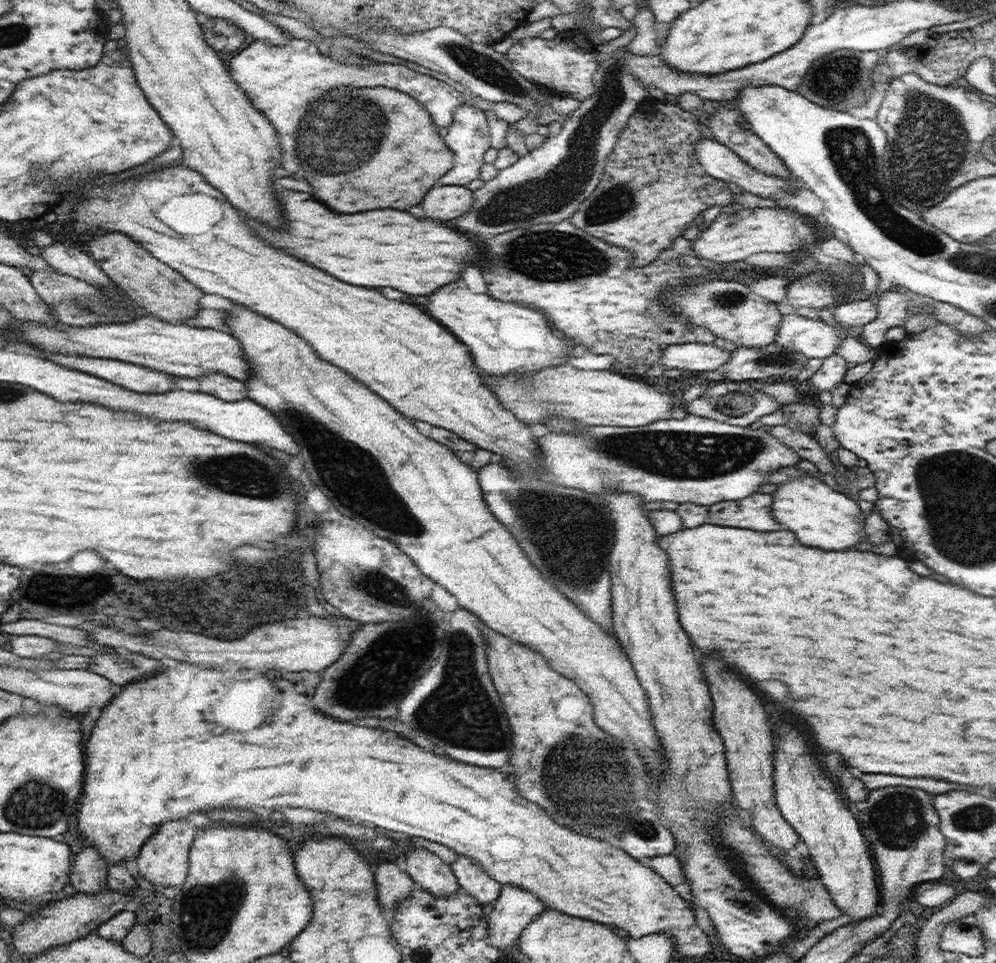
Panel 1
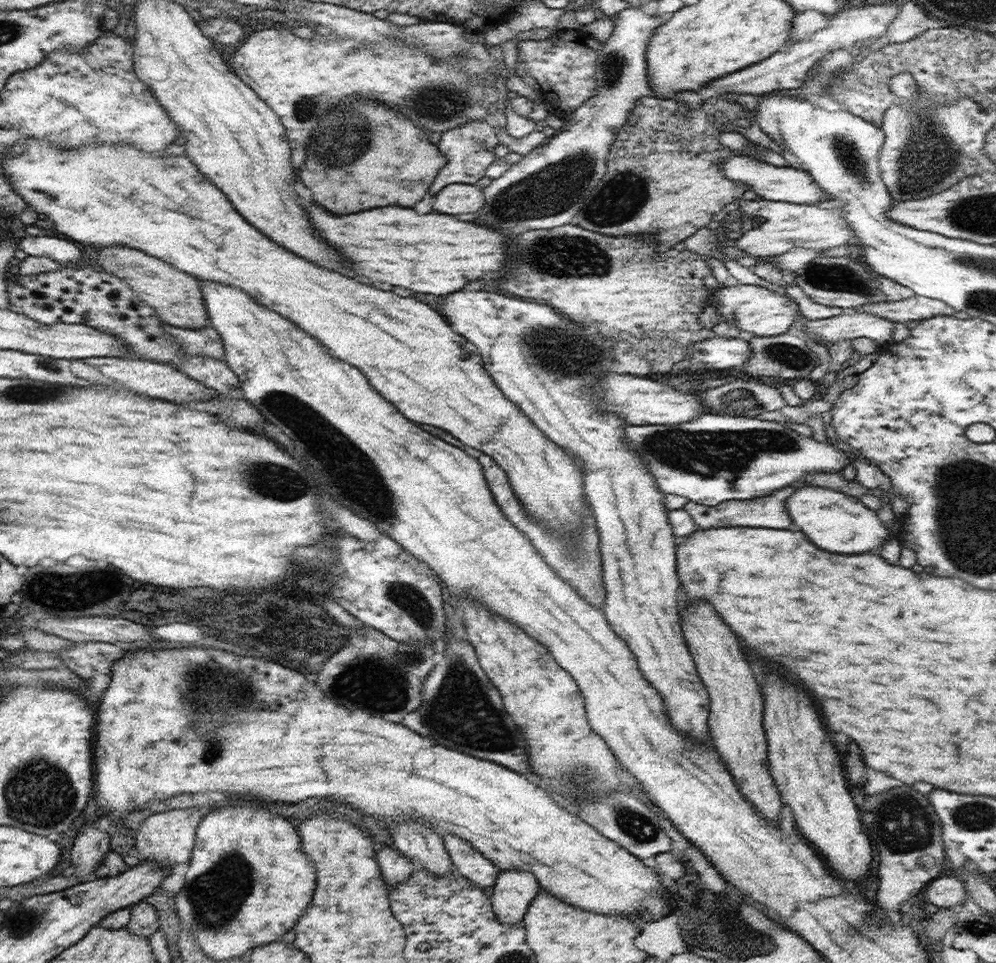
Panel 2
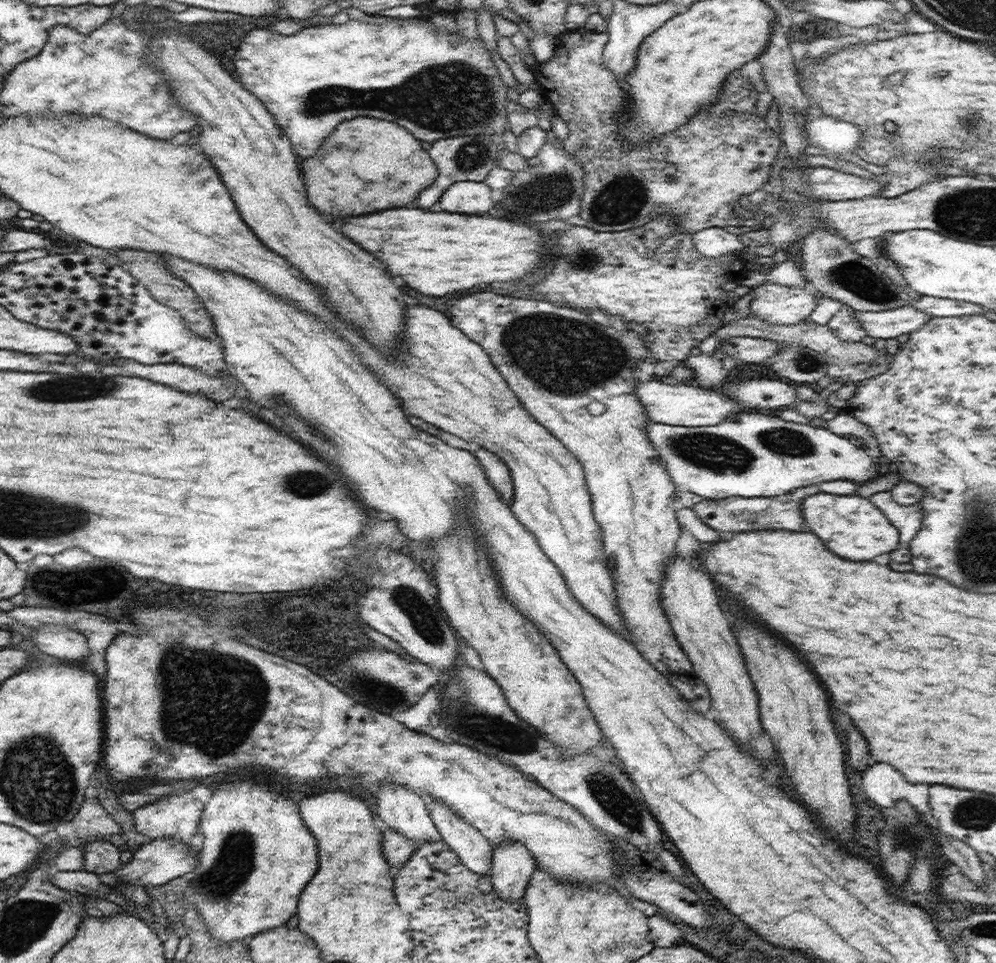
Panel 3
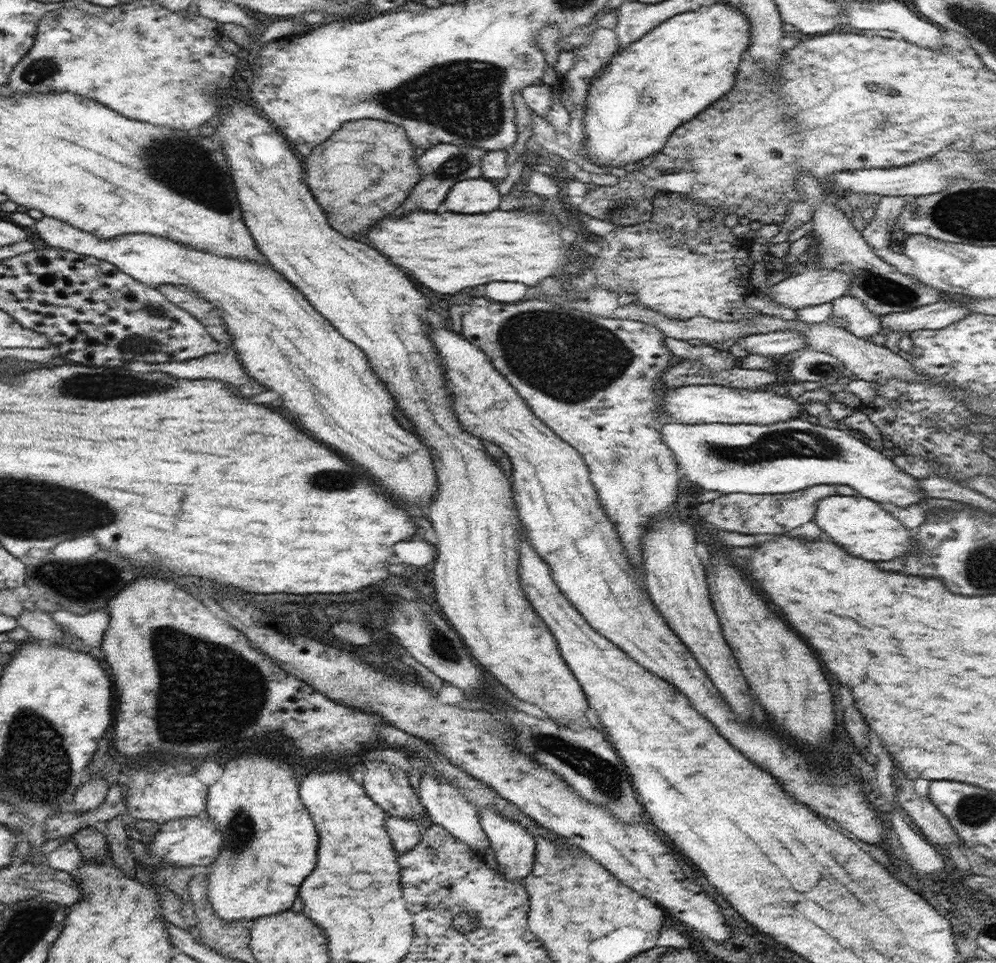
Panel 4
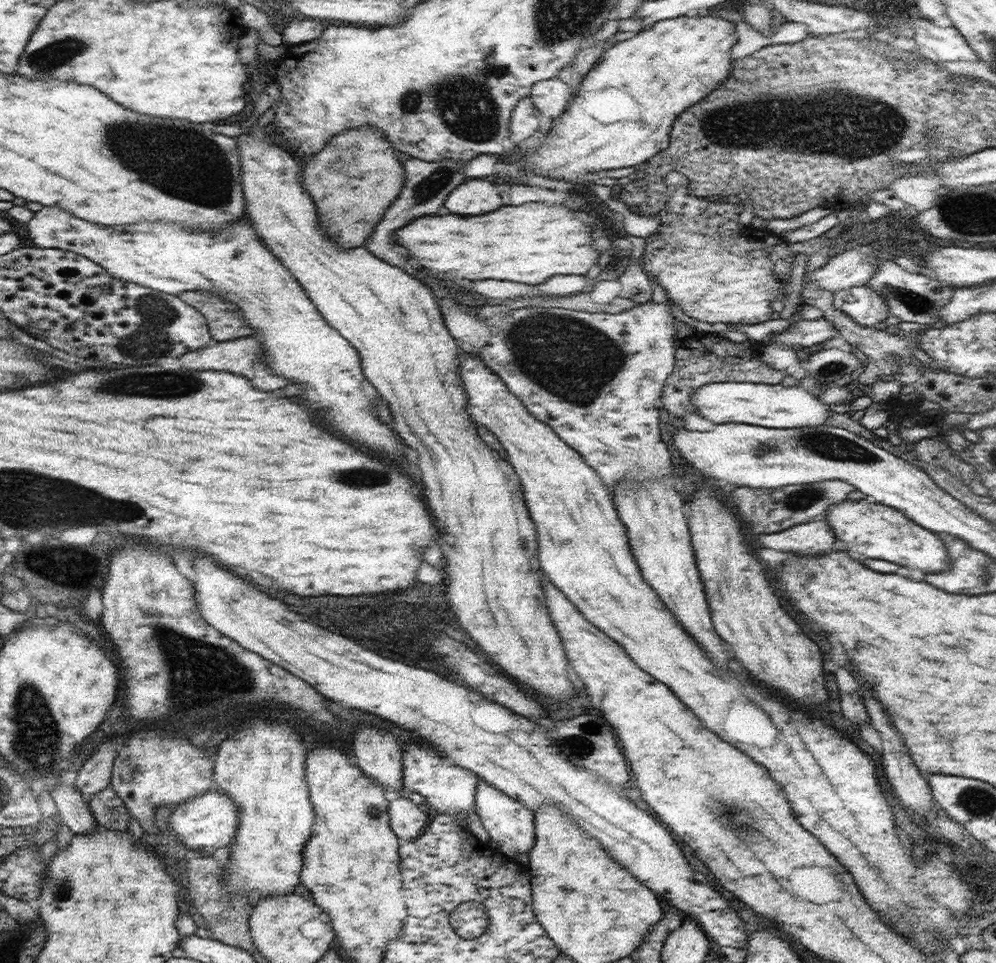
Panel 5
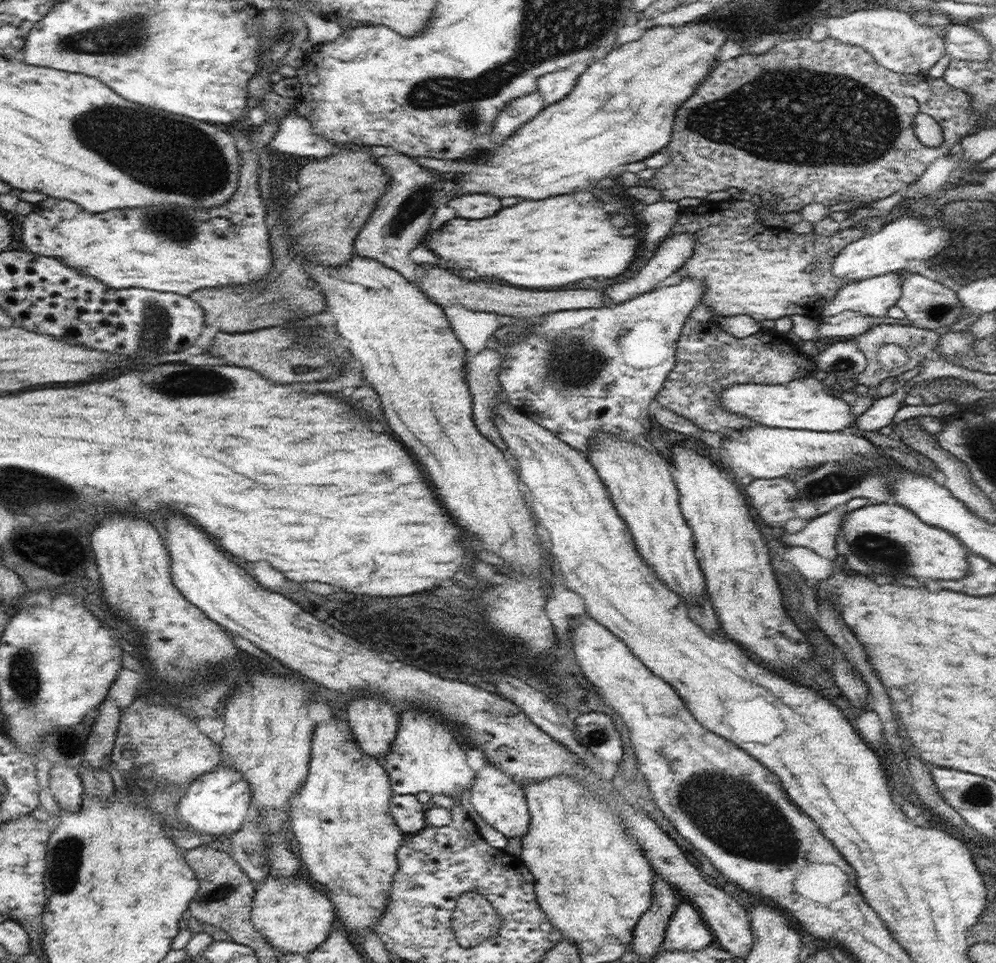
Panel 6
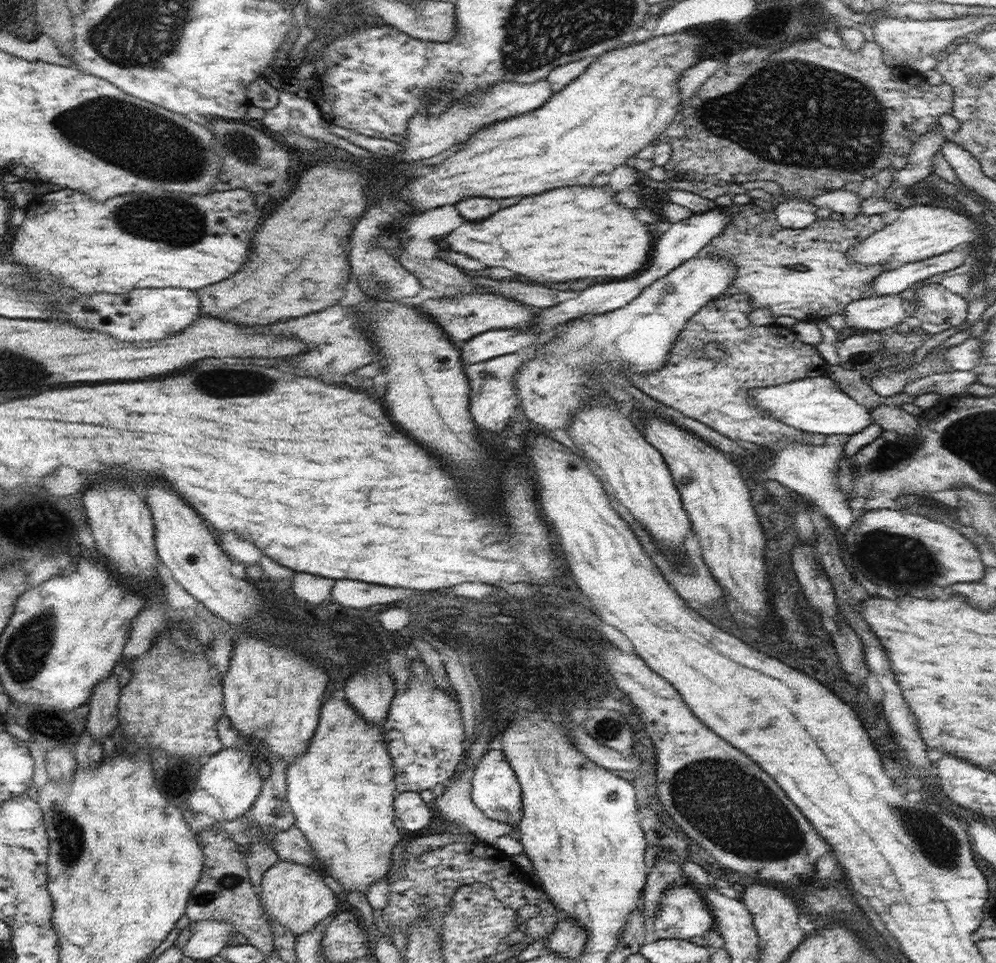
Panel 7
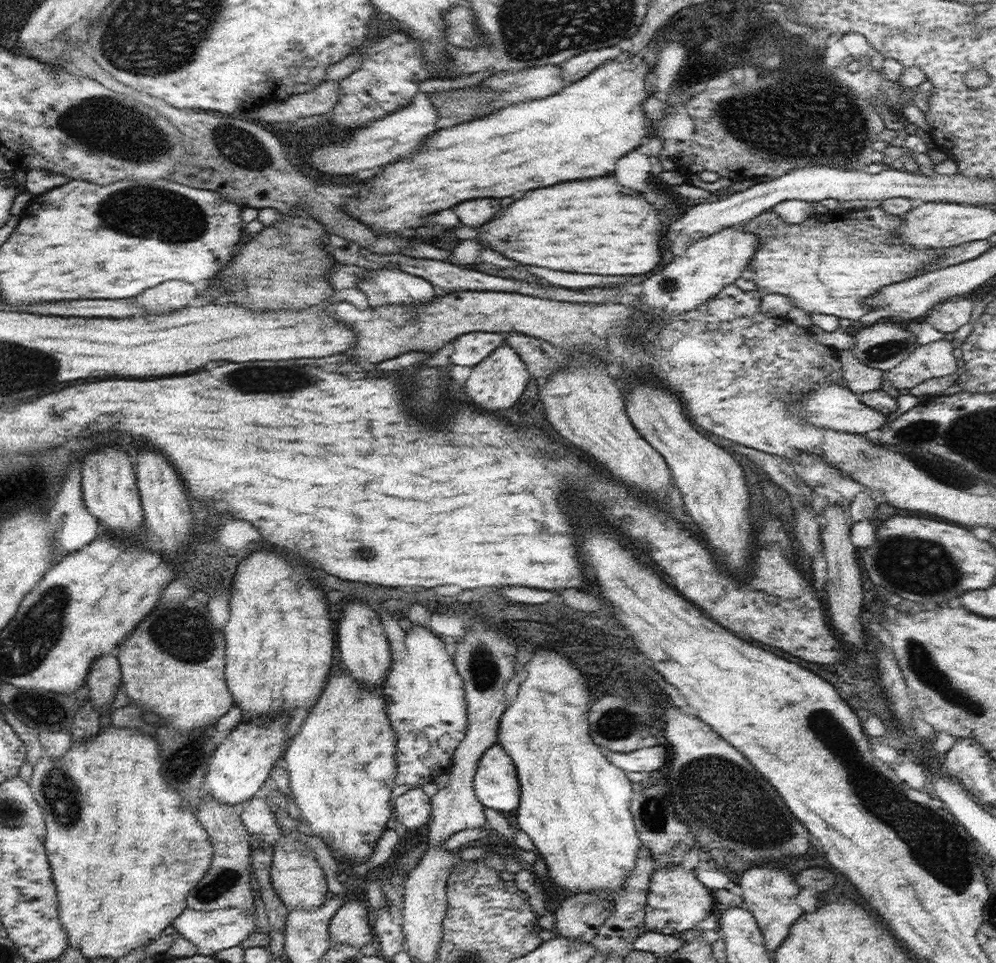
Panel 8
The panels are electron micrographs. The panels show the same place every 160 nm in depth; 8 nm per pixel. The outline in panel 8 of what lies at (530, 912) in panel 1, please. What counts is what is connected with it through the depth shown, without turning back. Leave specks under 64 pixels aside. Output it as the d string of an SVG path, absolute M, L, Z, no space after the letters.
M500 743L484 751L473 780L478 800L499 812L517 810L521 797L516 765Z

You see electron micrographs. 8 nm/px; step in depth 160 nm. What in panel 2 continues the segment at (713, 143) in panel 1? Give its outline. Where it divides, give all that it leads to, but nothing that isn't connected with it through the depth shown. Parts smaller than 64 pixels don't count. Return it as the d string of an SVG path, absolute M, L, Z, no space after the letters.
M732 155L721 164L721 170L726 178L747 184L756 195L760 195L766 201L790 202L800 205L830 202L828 193L824 193L813 176L810 176L805 170L798 170L790 165L778 167L765 161L759 161L750 155Z

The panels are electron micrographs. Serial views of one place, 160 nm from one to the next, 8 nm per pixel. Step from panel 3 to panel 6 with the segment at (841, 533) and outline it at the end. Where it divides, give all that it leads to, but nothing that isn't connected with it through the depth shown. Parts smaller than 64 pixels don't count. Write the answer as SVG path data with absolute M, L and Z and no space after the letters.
M896 502L876 503L846 513L842 528L846 542L850 550L862 558L862 562L868 562L868 566L885 577L891 576L893 584L898 586L924 587L923 582L916 578L928 578L928 580L958 580L970 572L968 563L968 550L954 535L946 533L937 526L930 526L922 522L910 509Z

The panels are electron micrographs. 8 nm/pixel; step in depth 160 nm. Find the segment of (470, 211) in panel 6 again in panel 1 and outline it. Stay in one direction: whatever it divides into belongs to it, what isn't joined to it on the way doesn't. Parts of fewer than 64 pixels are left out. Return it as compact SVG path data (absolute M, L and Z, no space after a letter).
M434 186L422 200L424 214L432 220L452 220L468 212L474 204L474 192L466 186Z

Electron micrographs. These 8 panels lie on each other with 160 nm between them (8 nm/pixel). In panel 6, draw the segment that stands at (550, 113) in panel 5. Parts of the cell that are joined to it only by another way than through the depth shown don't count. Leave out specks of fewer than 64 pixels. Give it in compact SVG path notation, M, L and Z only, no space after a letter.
M566 69L544 74L544 76L538 78L537 90L542 95L545 106L566 98L570 91L574 89L578 78L578 74Z

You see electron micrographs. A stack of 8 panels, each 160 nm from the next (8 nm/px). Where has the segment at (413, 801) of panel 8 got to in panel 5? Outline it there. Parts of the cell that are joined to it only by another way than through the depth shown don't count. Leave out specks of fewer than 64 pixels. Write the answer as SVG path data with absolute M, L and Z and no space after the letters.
M401 796L389 803L390 826L400 842L416 840L430 822L431 815L424 813L408 797Z

